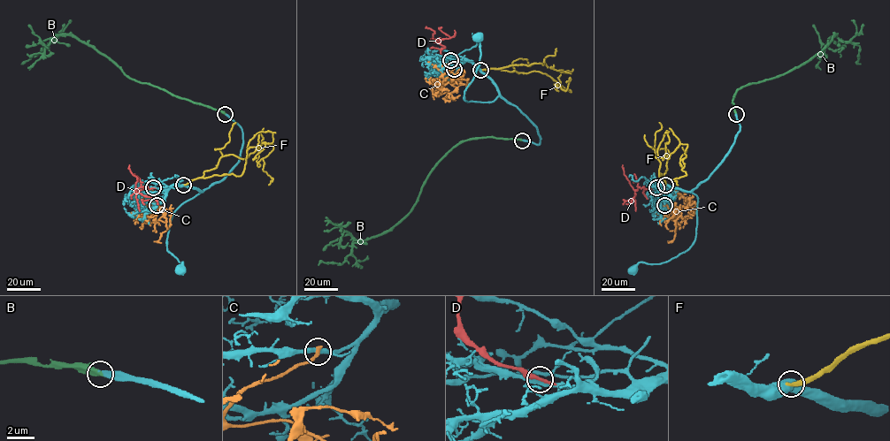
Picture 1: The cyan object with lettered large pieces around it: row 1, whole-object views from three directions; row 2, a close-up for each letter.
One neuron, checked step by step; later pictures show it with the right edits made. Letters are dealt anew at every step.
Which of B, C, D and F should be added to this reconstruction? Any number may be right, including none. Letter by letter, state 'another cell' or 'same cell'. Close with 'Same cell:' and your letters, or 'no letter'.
B: same cell
C: another cell
D: another cell
F: another cell
Same cell: B

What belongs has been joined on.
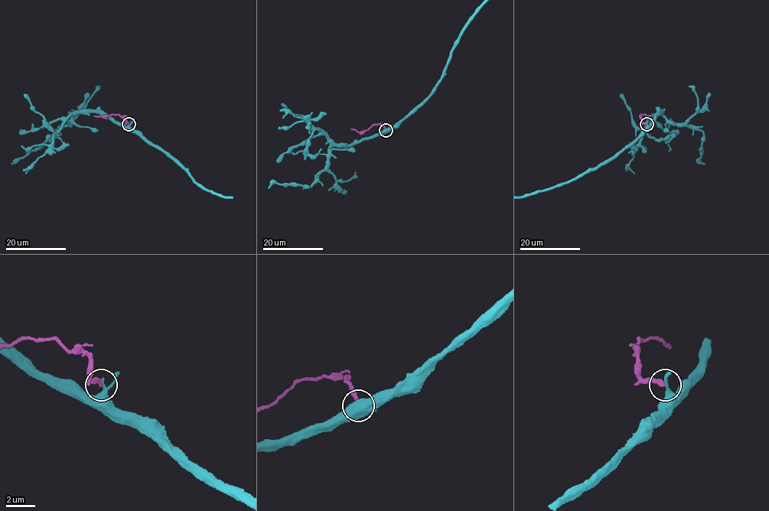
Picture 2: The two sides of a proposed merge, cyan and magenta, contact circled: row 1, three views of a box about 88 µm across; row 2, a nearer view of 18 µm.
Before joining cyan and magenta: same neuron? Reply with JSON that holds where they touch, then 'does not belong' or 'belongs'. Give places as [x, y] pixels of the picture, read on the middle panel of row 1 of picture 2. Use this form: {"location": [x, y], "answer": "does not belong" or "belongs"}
{"location": [386, 130], "answer": "does not belong"}

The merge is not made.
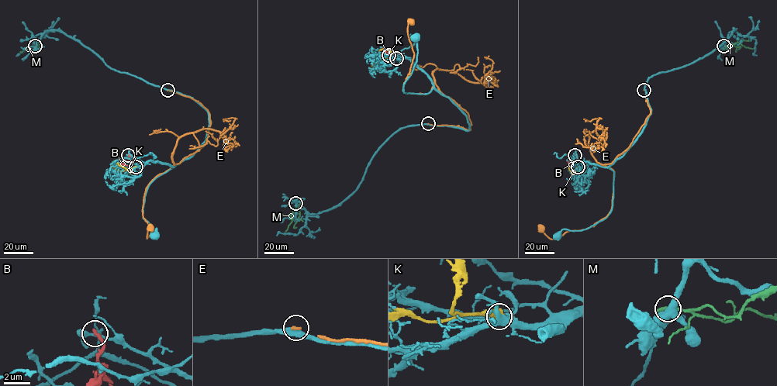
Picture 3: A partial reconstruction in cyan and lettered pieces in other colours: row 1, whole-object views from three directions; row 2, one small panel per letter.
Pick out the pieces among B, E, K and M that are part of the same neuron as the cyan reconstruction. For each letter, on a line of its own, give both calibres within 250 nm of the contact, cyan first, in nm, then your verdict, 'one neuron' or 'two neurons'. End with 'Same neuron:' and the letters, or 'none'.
B: 300/280 nm | two neurons
E: 420/190 nm | two neurons
K: 440/650 nm | two neurons
M: 550/340 nm | two neurons
Same neuron: none

